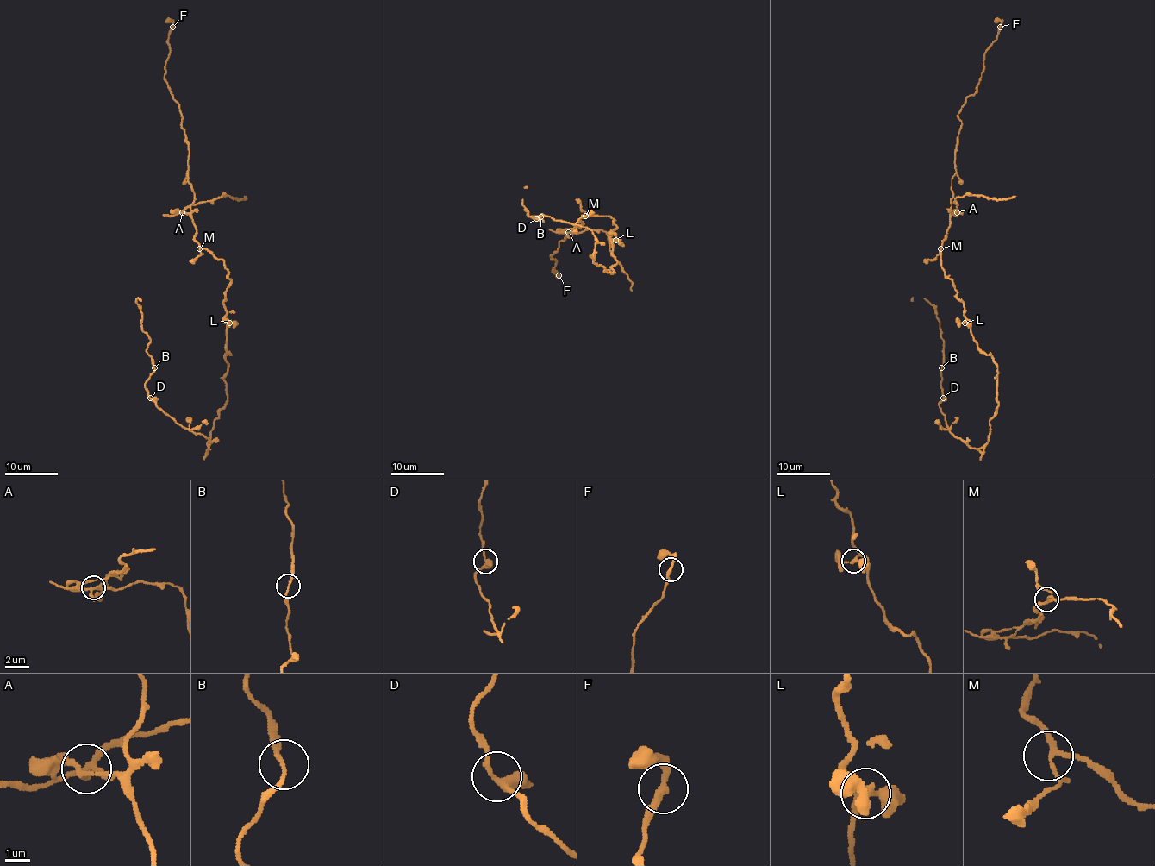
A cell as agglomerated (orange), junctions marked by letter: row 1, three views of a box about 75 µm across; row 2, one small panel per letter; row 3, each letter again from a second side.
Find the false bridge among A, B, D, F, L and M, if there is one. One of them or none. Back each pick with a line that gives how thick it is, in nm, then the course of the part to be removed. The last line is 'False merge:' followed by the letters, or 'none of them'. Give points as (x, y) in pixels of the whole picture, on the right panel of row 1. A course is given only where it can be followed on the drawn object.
A: calibre 240 nm; course (956, 211), (955, 199), (965, 194), (1000, 199), (1015, 196)
False merge: A

